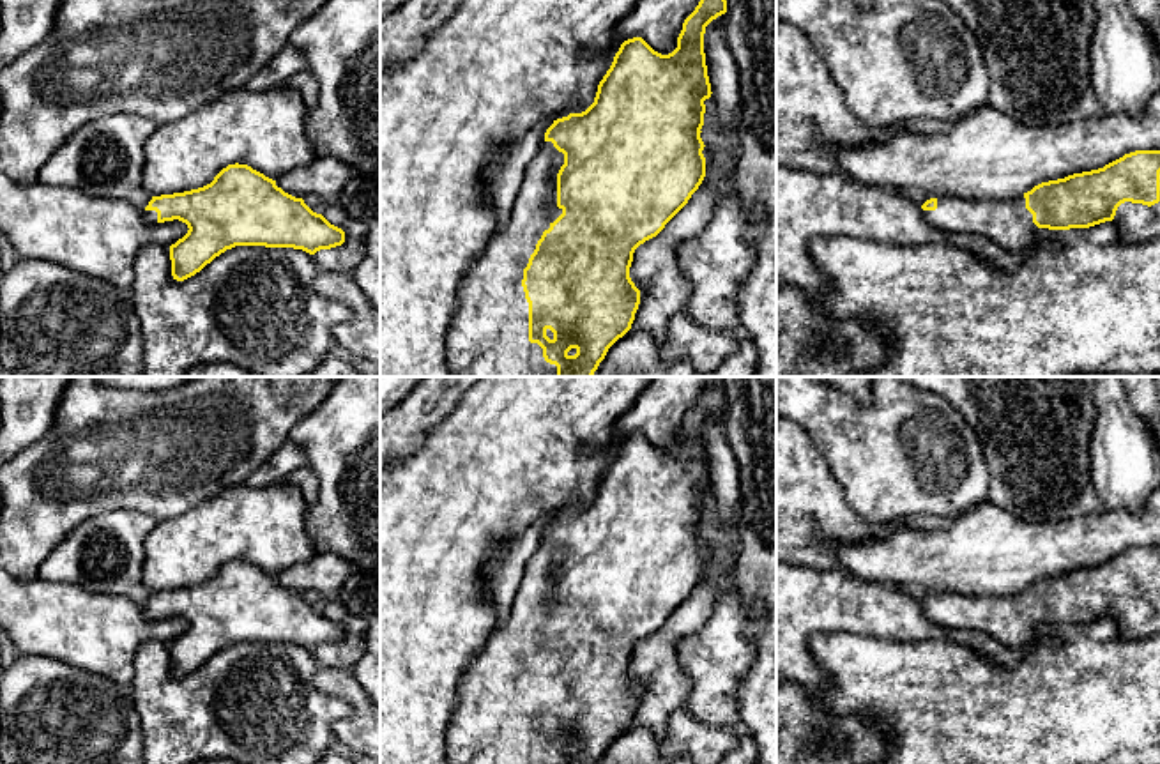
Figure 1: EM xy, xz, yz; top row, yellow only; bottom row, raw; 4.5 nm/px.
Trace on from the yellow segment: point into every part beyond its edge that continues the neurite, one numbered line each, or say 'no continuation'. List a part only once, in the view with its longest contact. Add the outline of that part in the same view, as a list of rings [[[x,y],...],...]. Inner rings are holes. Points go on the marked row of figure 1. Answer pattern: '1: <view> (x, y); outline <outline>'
1: xz (488, 336); outline [[[545,141],[527,168],[508,225],[493,230],[470,265],[446,338],[451,377],[557,377],[557,366],[545,361],[543,348],[529,341],[529,302],[522,279],[543,232],[562,214],[557,207],[557,173],[562,164],[564,154],[552,141]]]

